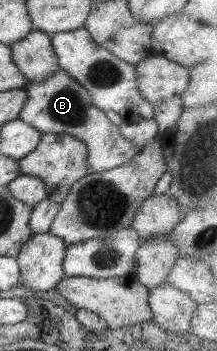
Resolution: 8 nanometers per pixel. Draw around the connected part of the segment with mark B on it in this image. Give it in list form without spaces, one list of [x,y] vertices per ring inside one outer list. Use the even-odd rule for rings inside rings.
[[[56,71],[48,80],[28,81],[24,91],[27,97],[18,119],[41,134],[63,133],[80,140],[86,146],[90,172],[102,172],[124,165],[141,150],[120,135],[118,126],[112,124],[104,112],[91,103],[88,91],[64,71]]]

